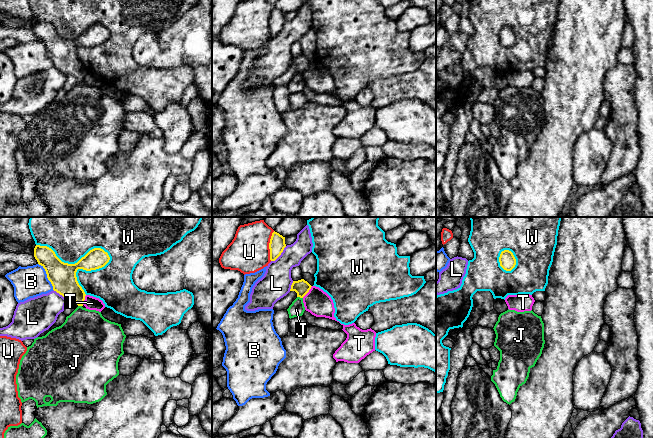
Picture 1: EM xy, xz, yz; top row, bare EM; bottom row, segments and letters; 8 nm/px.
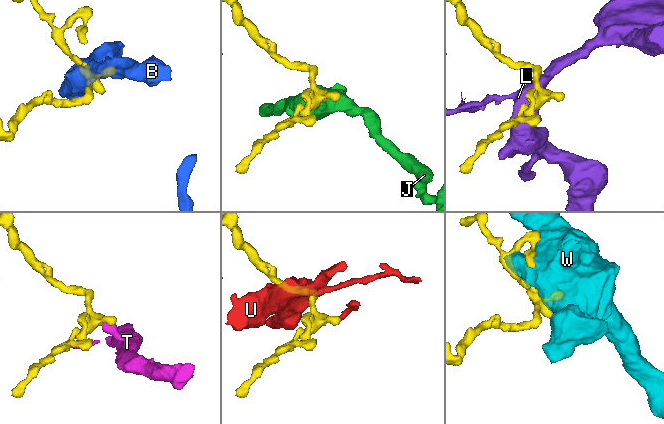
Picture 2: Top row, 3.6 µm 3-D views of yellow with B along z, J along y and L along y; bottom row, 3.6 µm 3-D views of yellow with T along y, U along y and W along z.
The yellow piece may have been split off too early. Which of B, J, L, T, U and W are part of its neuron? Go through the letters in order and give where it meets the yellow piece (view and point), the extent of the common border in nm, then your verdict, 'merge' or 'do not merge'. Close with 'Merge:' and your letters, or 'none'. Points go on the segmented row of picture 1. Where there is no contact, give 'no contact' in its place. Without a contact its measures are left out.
B: xy (47, 276) | 240 nm | do not merge
J: xz (300, 297) | 50 nm | do not merge
L: xz (279, 255) | 180 nm | do not merge
T: xz (307, 292) | 130 nm | do not merge
U: xz (269, 246) | 240 nm | do not merge
W: xy (75, 263) | 600 nm | do not merge
Merge: none

